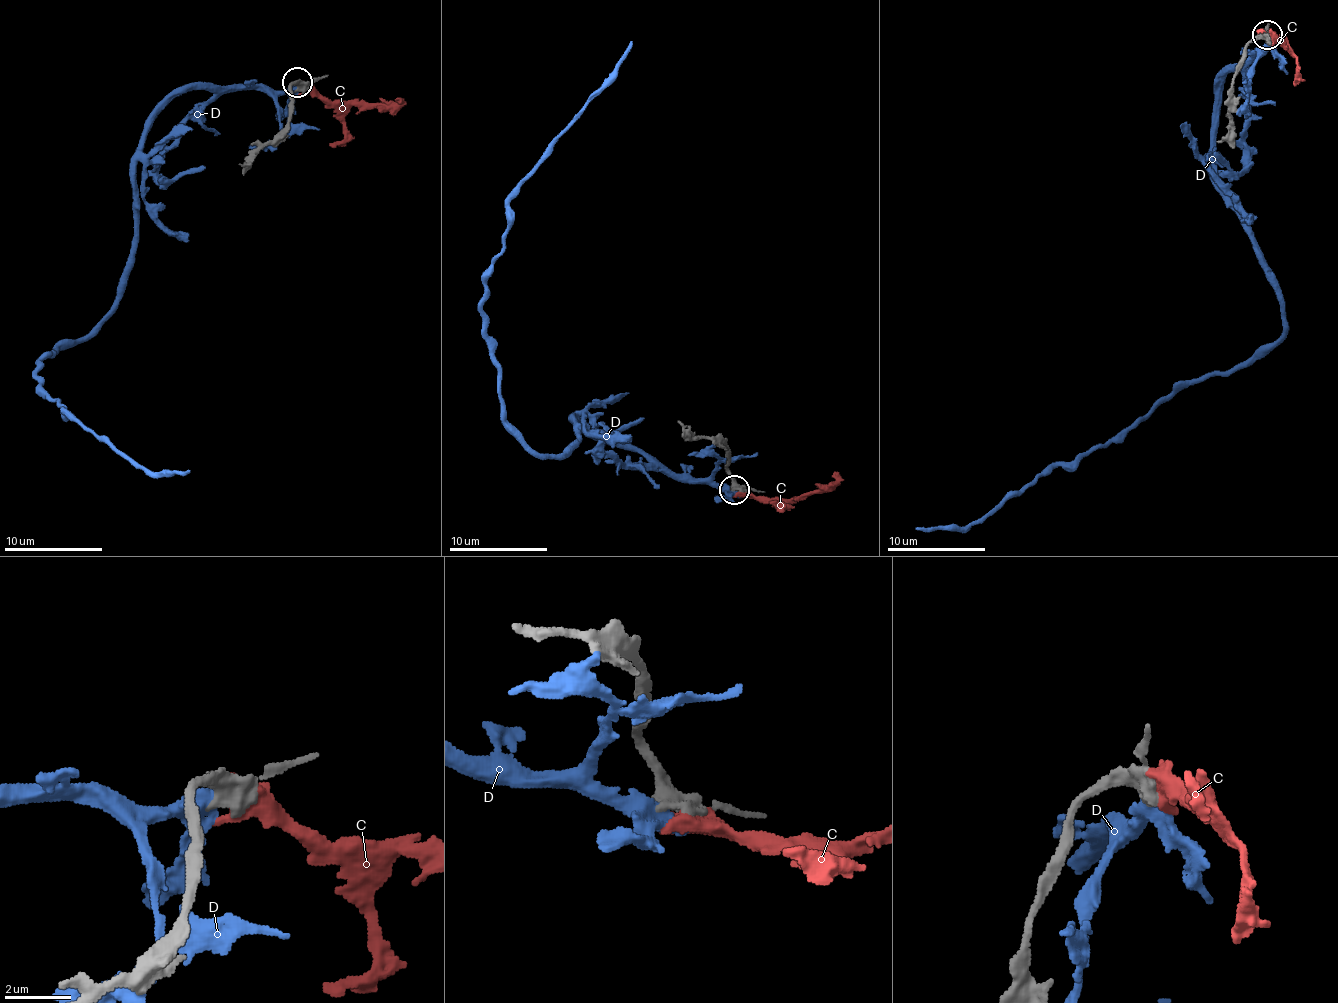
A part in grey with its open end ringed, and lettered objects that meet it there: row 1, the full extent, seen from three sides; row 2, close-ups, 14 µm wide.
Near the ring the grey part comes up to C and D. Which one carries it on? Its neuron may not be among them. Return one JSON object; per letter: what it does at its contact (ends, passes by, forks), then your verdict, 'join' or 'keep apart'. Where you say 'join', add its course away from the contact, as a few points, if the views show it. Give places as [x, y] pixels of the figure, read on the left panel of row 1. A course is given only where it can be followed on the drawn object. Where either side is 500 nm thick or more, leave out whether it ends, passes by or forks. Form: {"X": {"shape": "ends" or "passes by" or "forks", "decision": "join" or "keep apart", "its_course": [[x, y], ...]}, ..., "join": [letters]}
{"C": {"decision": "keep apart"}, "D": {"decision": "keep apart"}, "join": []}

